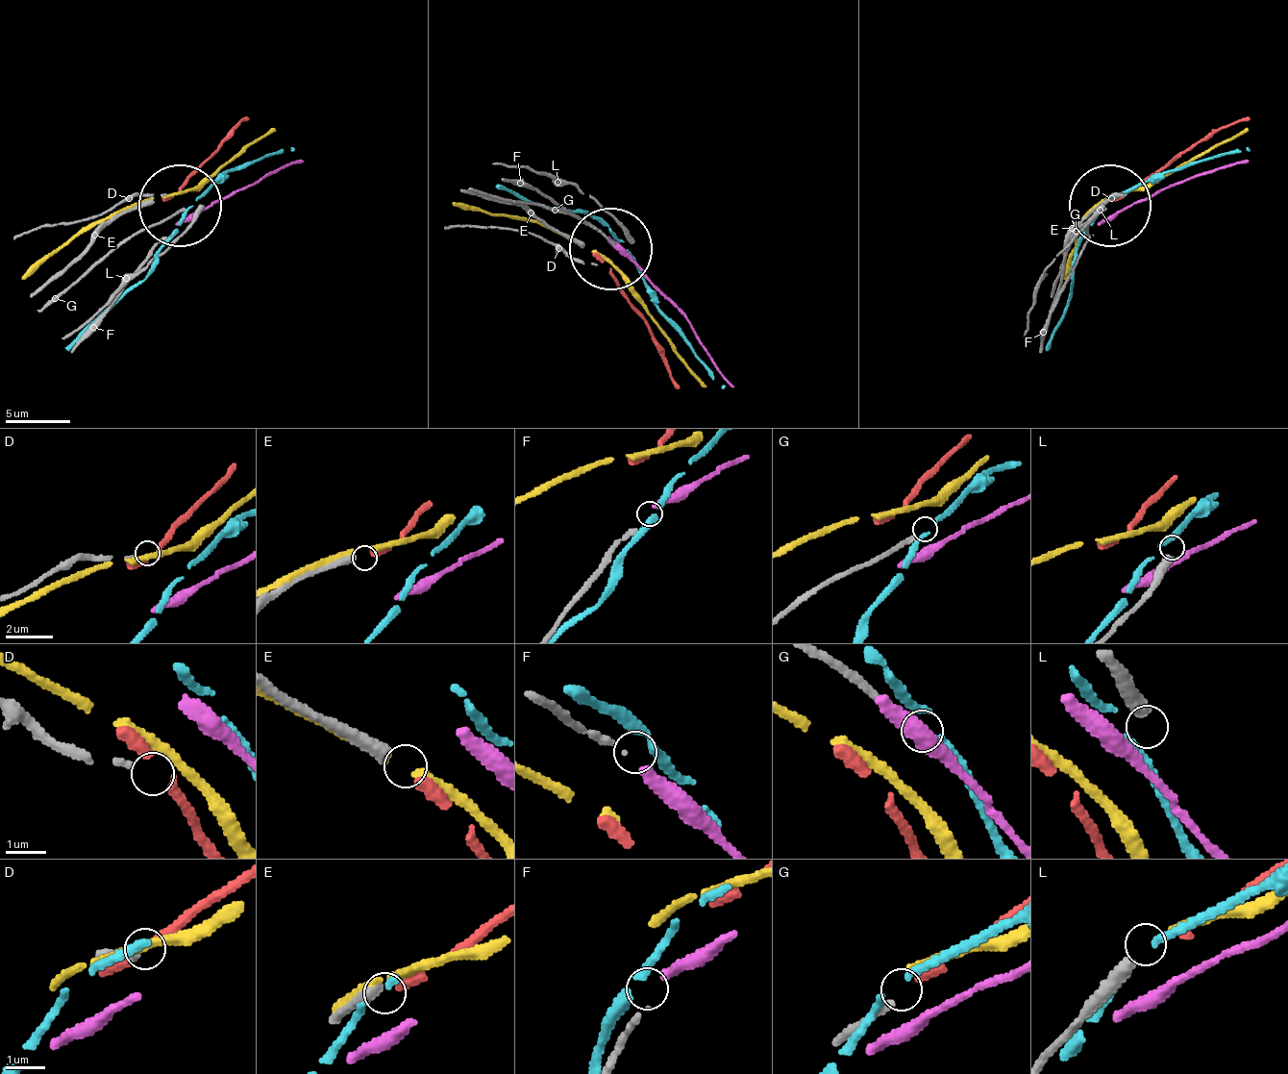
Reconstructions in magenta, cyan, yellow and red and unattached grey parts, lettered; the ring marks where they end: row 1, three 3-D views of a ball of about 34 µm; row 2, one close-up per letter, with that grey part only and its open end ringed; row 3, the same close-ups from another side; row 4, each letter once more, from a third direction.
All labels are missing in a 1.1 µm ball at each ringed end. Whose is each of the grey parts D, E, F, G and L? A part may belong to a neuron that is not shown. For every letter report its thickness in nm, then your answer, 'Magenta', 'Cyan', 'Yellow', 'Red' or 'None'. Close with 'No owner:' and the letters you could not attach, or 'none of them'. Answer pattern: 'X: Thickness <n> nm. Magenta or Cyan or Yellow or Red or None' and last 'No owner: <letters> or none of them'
D: Thickness 90 nm. None
E: Thickness 340 nm. Red
F: Thickness 120 nm. Magenta
G: Thickness 180 nm. None
L: Thickness 360 nm. None
No owner: D, G, L

